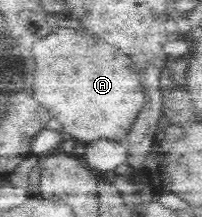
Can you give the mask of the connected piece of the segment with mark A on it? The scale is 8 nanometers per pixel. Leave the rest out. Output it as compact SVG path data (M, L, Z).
M68 26L58 27L44 38L36 40L33 54L36 58L34 96L38 104L46 108L48 114L54 116L72 138L87 143L98 140L122 142L142 108L142 86L138 82L138 72L126 54L108 46L104 40L93 36L92 33L74 30Z

